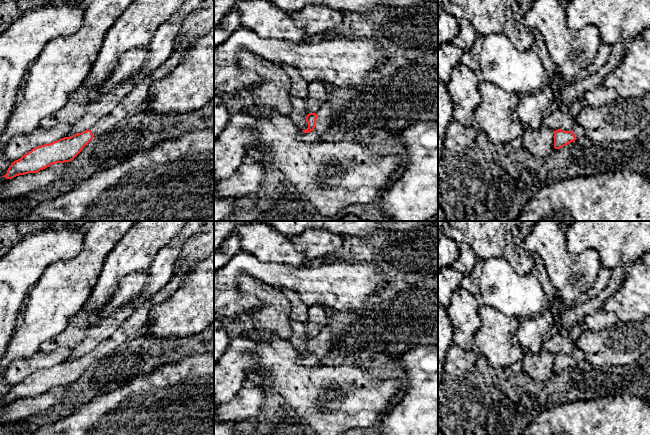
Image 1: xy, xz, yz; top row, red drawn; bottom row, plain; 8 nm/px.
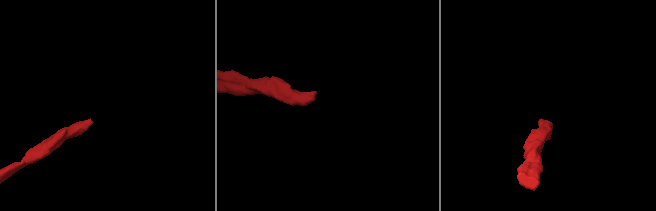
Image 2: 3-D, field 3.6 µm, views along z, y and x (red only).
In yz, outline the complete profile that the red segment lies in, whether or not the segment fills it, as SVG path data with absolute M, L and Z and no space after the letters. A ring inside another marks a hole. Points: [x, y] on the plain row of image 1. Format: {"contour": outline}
{"contour": "M582 350L574 352L572 355L558 353L554 355L554 372L560 373L567 368L575 365L584 358Z"}

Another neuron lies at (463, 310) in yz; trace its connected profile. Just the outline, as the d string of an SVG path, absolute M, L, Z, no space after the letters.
M459 287L454 291L447 314L453 327L453 343L464 350L480 354L475 344L475 334L482 325L479 316L480 302L478 297L468 290Z

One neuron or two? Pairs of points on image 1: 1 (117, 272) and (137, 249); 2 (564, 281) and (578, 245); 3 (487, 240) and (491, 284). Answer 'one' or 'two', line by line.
1: one
2: two
3: two

